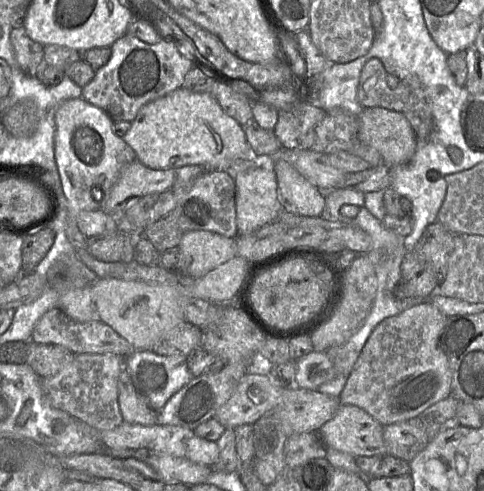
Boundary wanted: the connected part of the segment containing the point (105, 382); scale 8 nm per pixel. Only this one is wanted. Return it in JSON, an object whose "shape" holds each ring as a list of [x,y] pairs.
{"shape":[[[75,354],[57,374],[43,377],[42,388],[52,407],[62,410],[97,431],[113,429],[123,422],[118,402],[118,377],[124,358],[116,354]]]}

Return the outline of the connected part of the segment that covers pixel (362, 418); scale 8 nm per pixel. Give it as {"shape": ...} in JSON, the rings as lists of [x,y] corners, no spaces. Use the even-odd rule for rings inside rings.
{"shape":[[[341,405],[317,432],[326,448],[354,457],[386,455],[383,428],[367,412],[352,405]]]}

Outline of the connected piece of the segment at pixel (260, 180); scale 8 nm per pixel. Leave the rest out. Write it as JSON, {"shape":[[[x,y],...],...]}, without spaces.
{"shape":[[[254,167],[234,176],[238,236],[272,223],[283,210],[271,167]]]}

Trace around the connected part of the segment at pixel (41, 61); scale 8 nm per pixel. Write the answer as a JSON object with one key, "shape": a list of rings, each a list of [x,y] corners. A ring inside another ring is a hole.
{"shape":[[[23,26],[12,29],[10,43],[17,63],[26,75],[37,77],[37,74],[40,74],[48,66],[44,55],[44,46],[32,40]]]}

